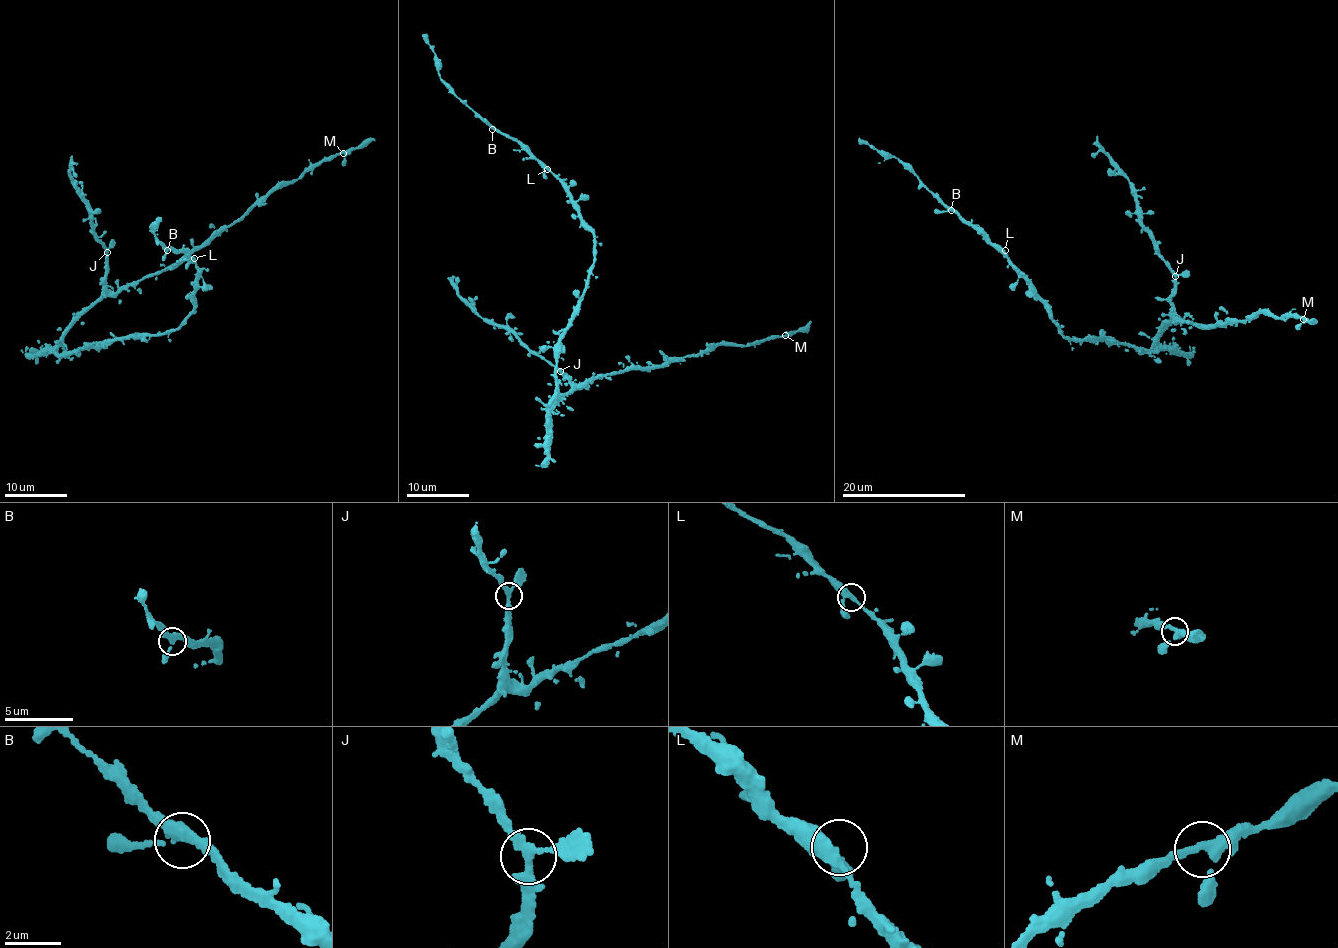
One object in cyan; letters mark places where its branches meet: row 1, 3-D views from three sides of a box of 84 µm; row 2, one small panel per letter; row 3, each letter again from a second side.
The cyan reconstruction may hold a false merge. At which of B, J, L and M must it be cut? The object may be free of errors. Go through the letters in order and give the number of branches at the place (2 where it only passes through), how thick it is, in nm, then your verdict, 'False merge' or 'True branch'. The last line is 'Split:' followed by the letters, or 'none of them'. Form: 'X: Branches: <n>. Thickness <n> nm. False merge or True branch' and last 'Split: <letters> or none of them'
B: Branches: 3. Thickness 320 nm. True branch
J: Branches: 3. Thickness 280 nm. True branch
L: Branches: 3. Thickness 320 nm. True branch
M: Branches: 3. Thickness 280 nm. True branch
Split: none of them

